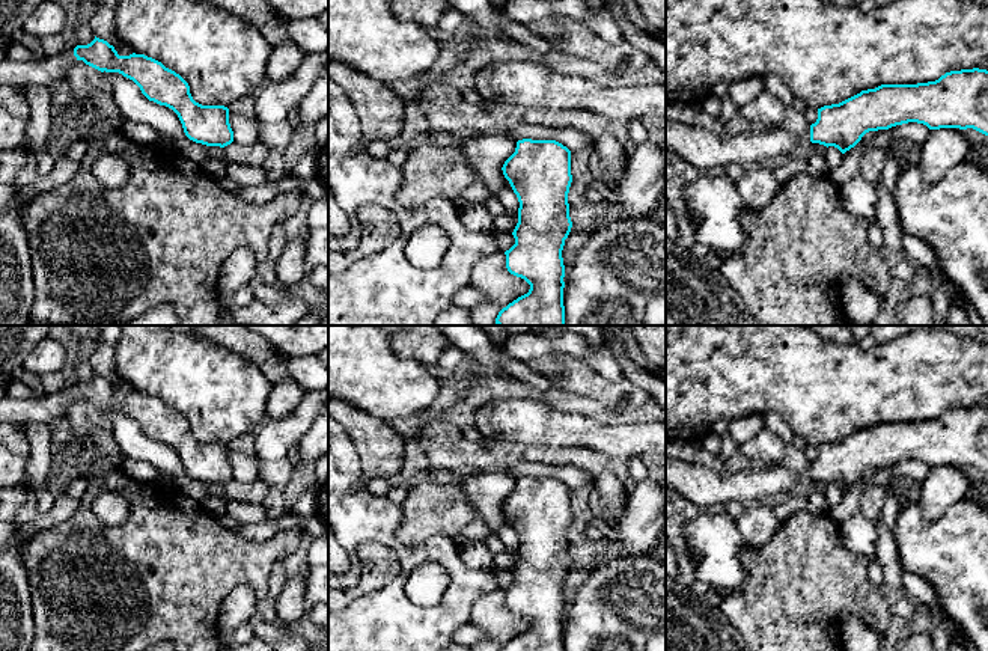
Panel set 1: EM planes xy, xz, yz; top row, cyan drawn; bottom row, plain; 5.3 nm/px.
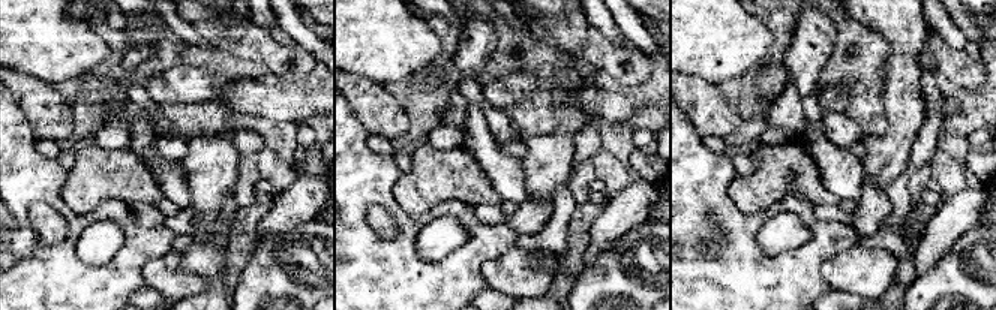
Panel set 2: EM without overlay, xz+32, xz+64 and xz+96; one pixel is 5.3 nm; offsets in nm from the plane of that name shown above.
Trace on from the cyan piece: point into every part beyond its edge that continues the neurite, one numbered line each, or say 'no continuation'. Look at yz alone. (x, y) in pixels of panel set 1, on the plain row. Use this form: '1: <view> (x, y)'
1: yz (704, 485)

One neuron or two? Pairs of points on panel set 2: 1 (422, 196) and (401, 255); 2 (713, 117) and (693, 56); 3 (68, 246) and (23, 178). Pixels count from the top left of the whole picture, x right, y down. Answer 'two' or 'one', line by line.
1: two
2: two
3: one

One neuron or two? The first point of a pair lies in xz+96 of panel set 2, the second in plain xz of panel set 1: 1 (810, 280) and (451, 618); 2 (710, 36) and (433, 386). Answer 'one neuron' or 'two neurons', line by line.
1: one neuron
2: one neuron

